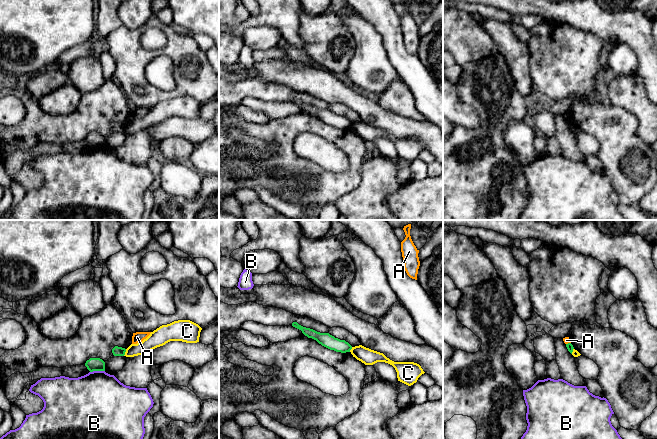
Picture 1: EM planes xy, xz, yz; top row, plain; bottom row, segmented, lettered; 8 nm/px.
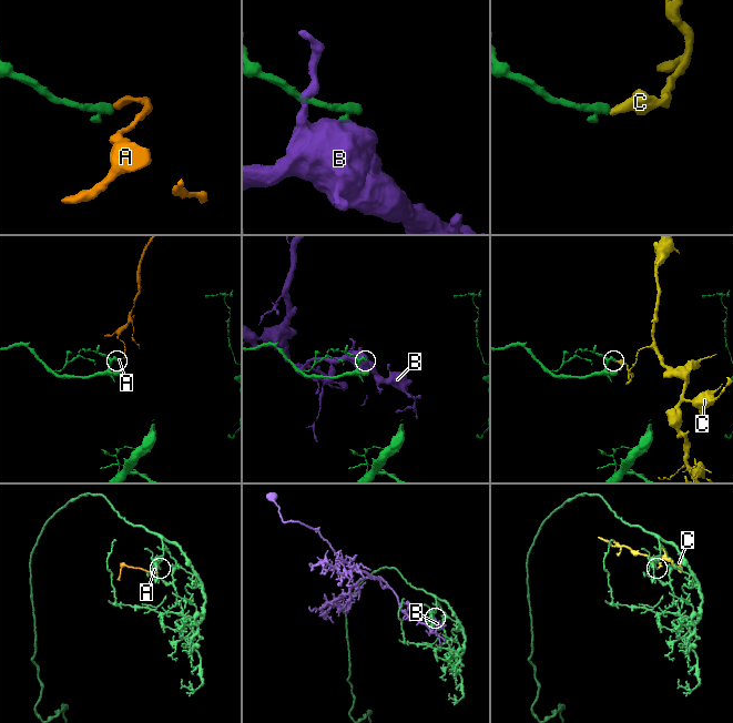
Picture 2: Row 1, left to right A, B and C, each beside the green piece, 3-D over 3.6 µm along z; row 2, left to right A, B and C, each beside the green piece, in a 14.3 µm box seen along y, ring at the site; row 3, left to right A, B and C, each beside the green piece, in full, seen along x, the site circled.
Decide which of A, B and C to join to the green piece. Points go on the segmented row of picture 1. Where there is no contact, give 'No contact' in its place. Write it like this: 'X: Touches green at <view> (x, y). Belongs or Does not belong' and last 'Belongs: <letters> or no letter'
A: Touches green at yz (568, 343). Does not belong
B: Touches green at xy (97, 370). Does not belong
C: Touches green at xy (125, 351). Does not belong
Belongs: no letter

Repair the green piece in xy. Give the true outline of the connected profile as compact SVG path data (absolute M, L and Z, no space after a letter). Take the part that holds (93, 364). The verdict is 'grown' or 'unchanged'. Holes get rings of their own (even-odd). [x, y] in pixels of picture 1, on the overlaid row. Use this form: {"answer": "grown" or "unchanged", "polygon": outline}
{"answer": "unchanged", "polygon": "M90 358L86 361L85 366L90 372L105 371L105 362L100 358Z"}

